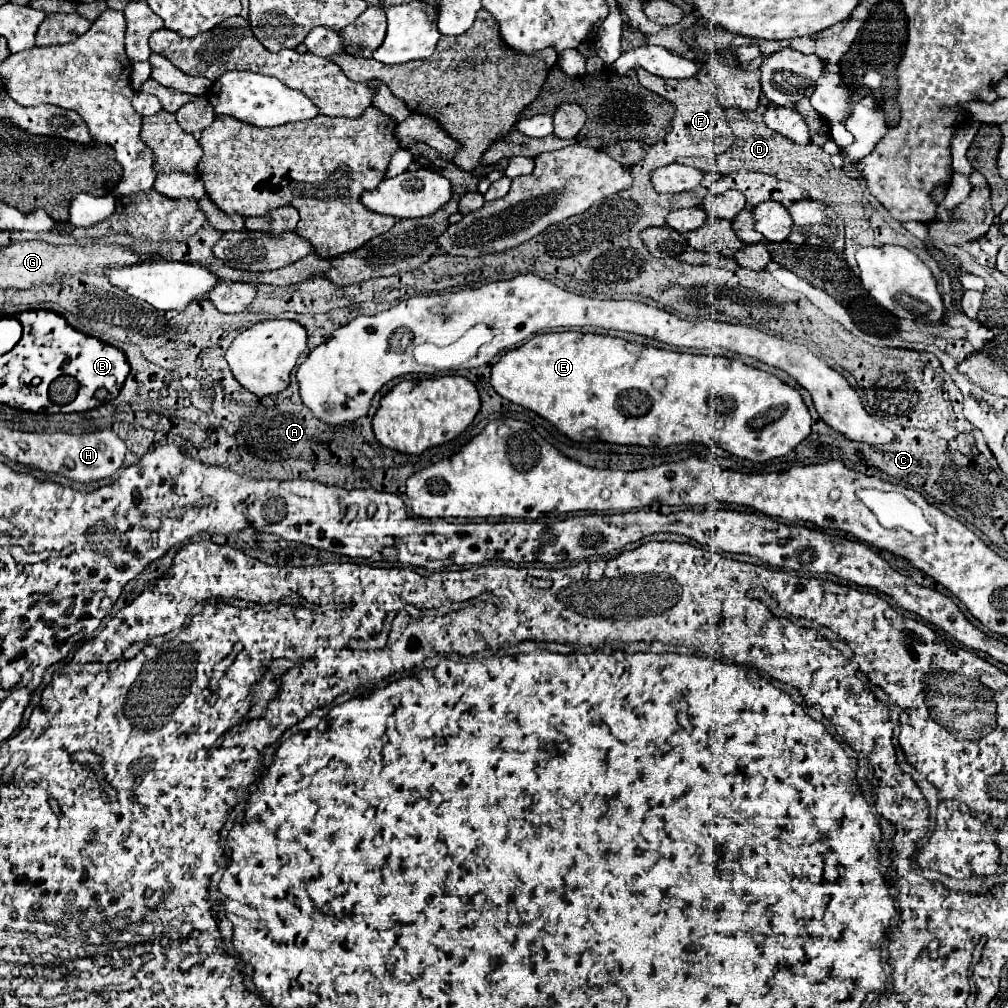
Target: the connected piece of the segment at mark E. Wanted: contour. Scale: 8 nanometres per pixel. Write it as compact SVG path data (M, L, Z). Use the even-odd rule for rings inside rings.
M565 331L565 333L543 333L535 335L531 341L525 345L507 351L491 369L491 385L493 389L507 401L517 403L525 409L531 409L539 413L543 419L547 419L551 425L555 425L563 435L567 435L573 441L587 441L587 435L593 435L593 439L607 441L607 443L619 443L619 445L677 445L677 443L701 443L705 446L712 447L717 445L731 455L761 463L769 461L775 457L783 457L789 451L793 451L803 439L809 437L811 433L811 415L807 411L807 405L803 397L799 395L797 389L785 385L781 379L775 375L749 367L741 363L739 359L727 359L727 357L715 357L715 355L693 355L693 353L677 353L677 351L667 351L667 349L657 349L657 347L641 347L637 351L637 345L629 345L625 339L611 337L611 335L597 335L597 333L577 333L577 331ZM663 377L667 383L663 389L657 389L653 385L653 379Z

